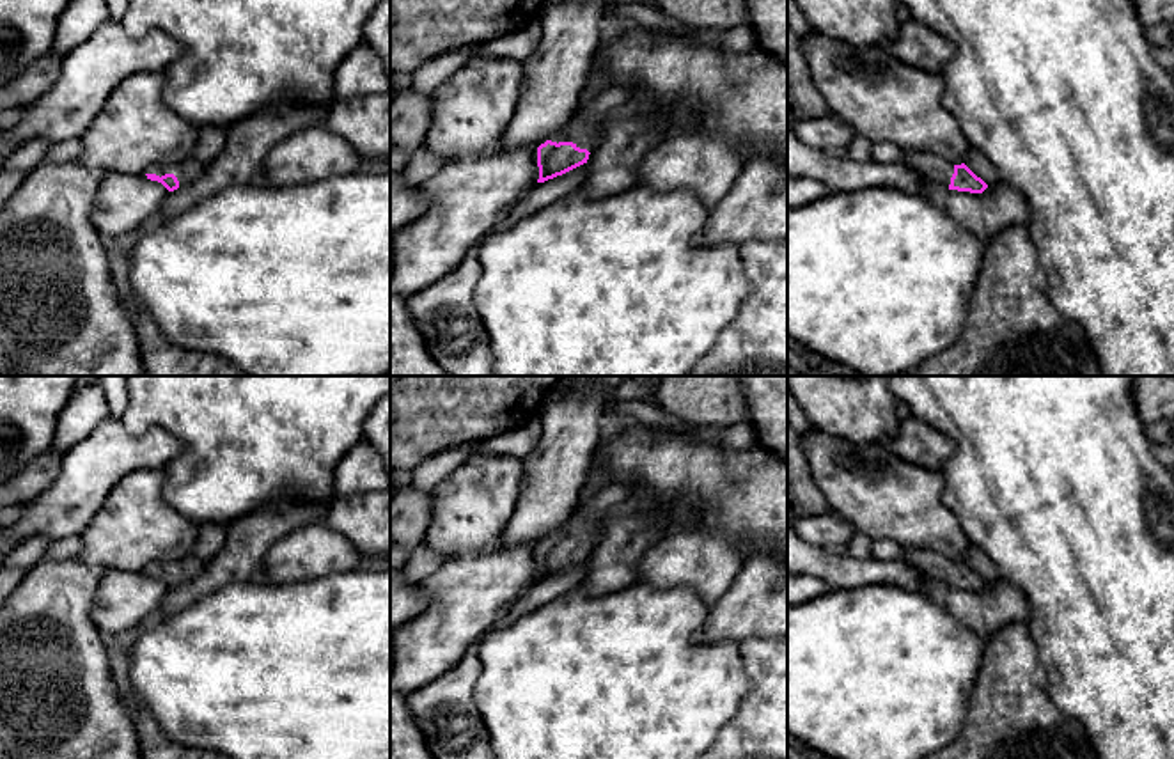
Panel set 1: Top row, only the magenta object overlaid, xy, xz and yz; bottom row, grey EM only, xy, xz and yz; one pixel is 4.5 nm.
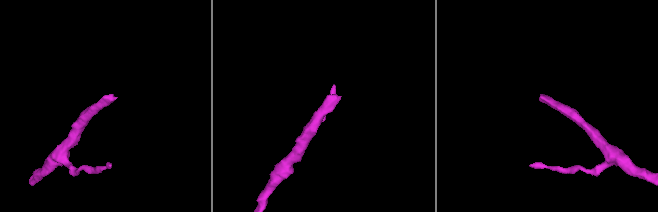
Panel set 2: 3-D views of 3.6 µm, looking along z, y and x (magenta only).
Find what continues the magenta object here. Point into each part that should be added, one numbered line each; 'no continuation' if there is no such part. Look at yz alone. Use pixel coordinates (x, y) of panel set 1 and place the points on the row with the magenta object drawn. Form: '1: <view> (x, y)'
1: yz (937, 169)

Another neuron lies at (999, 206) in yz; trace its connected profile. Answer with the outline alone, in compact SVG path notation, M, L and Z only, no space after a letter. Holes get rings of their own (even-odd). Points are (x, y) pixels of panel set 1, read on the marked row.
M1004 181L982 193L949 190L945 211L984 246L1011 225L1029 227L1029 206L1023 195Z

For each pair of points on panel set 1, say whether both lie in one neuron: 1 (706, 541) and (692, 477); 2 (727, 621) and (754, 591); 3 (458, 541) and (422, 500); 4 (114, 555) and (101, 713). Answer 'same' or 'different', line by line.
1: different
2: same
3: different
4: different

